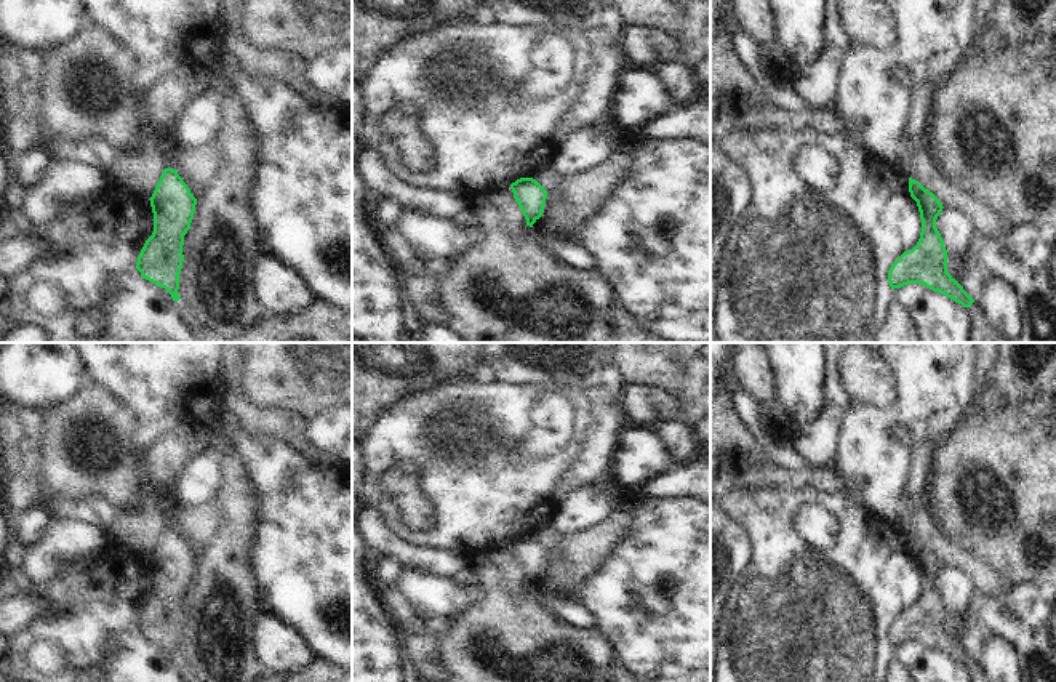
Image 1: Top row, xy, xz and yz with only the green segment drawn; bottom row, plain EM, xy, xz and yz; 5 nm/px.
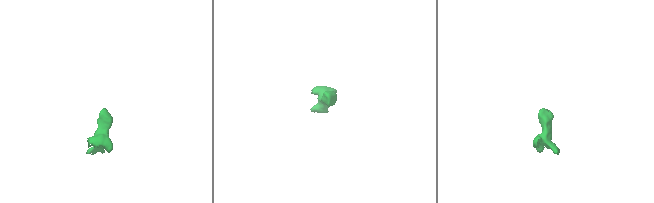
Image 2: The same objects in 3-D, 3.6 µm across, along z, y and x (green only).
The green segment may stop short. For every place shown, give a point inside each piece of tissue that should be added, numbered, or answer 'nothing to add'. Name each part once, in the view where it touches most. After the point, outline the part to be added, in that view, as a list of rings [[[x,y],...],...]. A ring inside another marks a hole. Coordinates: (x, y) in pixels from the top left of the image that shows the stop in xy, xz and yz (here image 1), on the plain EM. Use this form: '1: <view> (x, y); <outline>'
1: yz (978, 674); [[[973,661],[968,666],[968,671],[971,674],[971,682],[989,682],[984,669],[981,668],[981,664],[978,661]]]

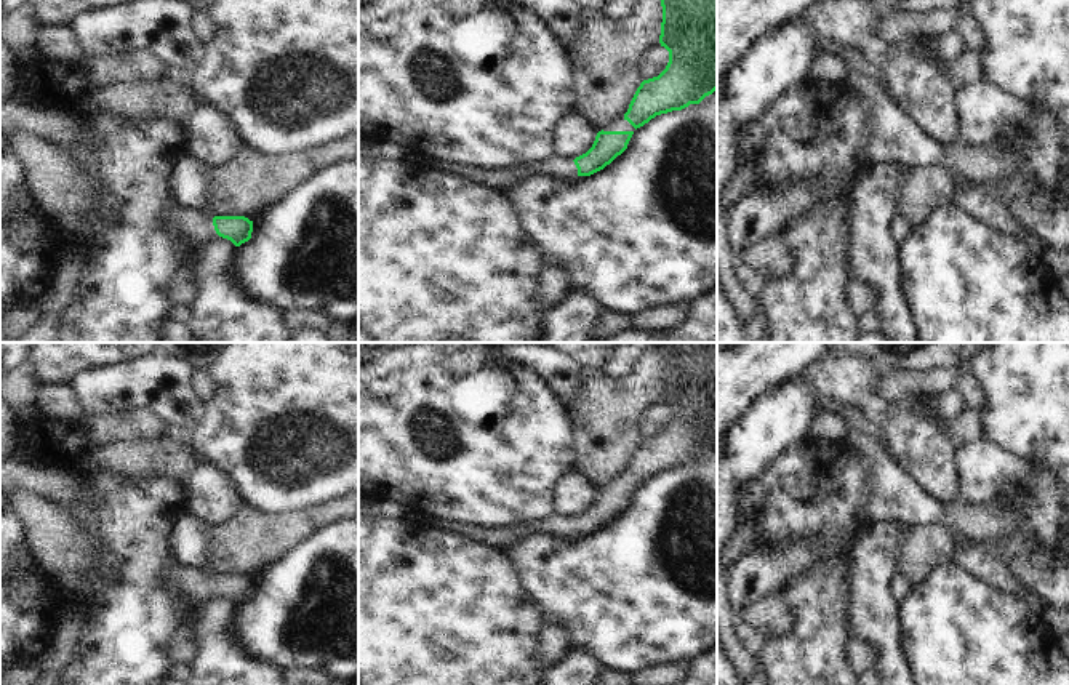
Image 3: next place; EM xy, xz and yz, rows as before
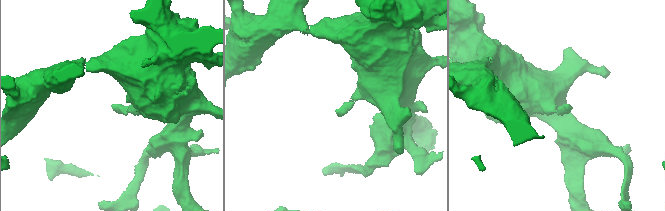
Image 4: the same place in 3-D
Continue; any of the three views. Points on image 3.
1: xy (184, 578); [[[186,562],[181,567],[170,570],[165,579],[171,589],[187,594],[195,603],[218,594],[213,578],[202,576]]]

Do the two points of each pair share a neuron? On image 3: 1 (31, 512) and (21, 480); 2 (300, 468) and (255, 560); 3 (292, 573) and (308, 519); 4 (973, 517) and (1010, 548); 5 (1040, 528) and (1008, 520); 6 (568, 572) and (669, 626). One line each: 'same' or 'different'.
1: different
2: different
3: different
4: different
5: different
6: same

